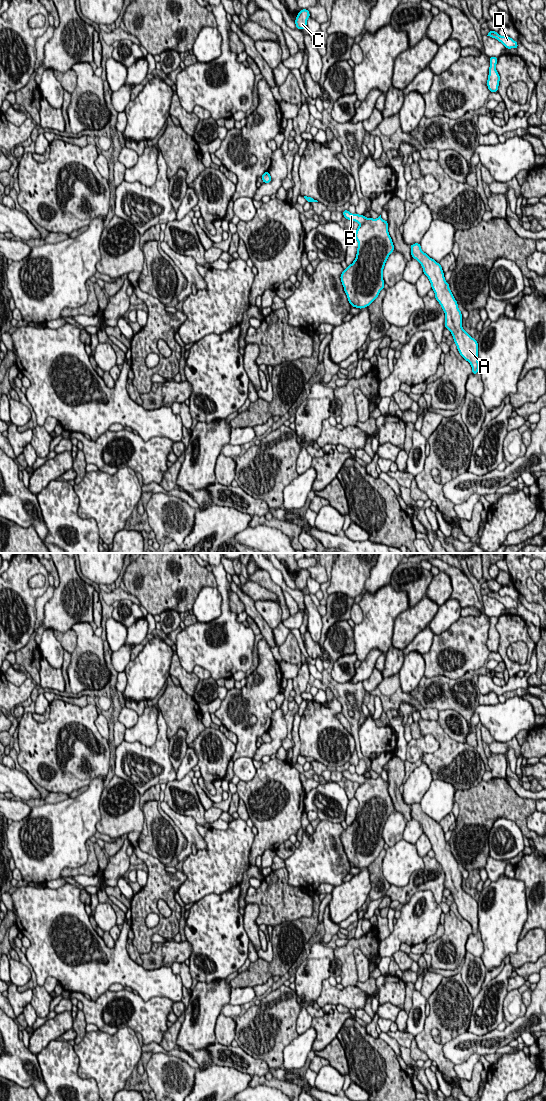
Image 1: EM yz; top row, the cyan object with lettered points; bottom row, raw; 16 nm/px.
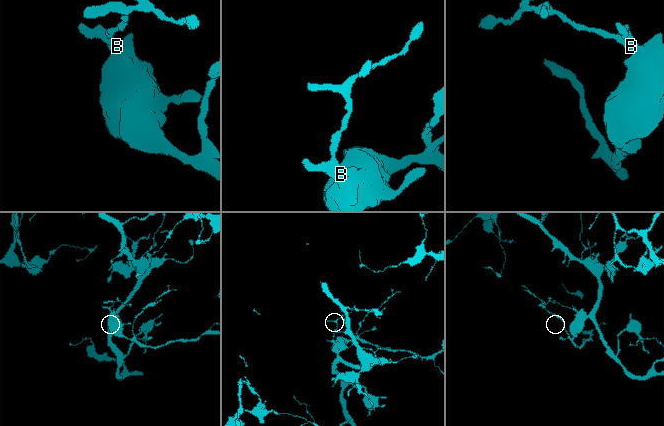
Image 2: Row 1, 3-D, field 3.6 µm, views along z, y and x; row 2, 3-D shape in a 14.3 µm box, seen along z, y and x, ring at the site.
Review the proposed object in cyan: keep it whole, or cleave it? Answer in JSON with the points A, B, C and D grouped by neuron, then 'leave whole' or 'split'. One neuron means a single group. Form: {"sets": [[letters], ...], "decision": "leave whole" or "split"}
{"sets": [["A", "B", "C", "D"]], "decision": "leave whole"}

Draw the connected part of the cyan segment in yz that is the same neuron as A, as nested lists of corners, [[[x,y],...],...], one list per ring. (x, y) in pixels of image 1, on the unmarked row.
[[[420,803],[412,804],[410,809],[412,818],[422,825],[423,833],[429,838],[435,859],[442,866],[445,873],[445,888],[451,892],[462,918],[470,923],[472,934],[477,934],[479,931],[478,902],[462,888],[462,873],[449,848],[449,843],[445,841],[440,823],[424,813]]]

